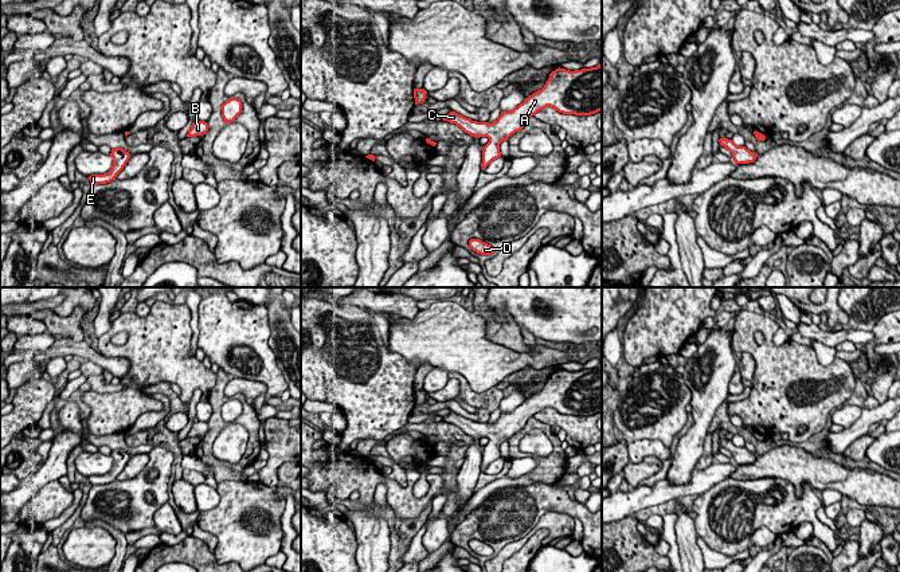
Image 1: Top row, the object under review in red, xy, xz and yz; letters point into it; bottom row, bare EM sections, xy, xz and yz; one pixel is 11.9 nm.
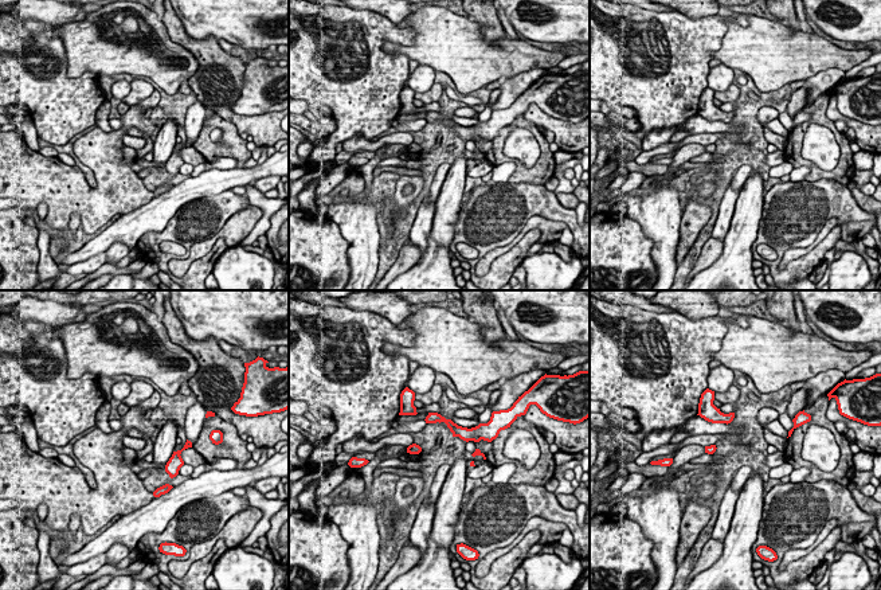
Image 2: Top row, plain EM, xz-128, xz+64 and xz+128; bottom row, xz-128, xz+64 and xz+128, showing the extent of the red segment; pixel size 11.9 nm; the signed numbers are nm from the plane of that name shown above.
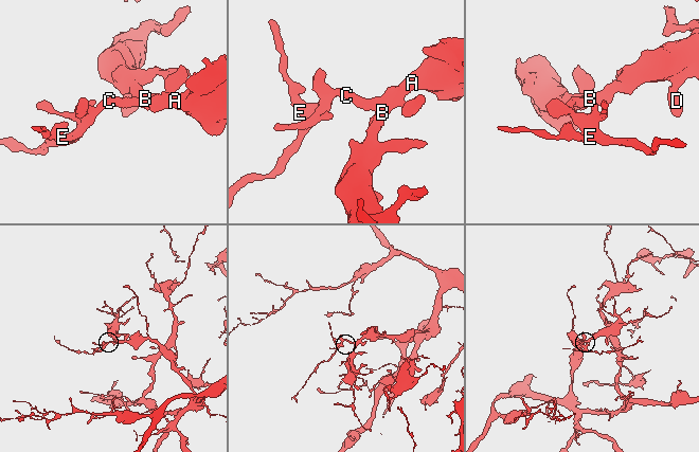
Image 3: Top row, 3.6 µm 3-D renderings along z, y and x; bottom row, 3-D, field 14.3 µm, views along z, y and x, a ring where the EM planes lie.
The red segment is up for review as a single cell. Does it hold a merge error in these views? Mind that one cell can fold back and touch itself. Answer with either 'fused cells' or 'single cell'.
single cell

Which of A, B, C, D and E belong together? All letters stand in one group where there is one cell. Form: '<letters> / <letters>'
A B C D E

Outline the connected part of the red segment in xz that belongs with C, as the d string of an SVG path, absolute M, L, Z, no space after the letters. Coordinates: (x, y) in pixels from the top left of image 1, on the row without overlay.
M602 367L575 372L556 369L541 391L525 399L513 411L501 412L492 424L471 422L455 412L450 412L442 420L455 424L470 436L489 439L484 447L481 463L481 467L486 469L493 461L501 458L500 444L523 431L528 419L547 407L559 414L575 416L591 416L600 412Z

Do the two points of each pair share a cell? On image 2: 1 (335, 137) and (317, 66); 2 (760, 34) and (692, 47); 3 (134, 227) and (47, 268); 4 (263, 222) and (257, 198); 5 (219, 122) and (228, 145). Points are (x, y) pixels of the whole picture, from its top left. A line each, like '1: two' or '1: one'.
1: one
2: two
3: two
4: one
5: one

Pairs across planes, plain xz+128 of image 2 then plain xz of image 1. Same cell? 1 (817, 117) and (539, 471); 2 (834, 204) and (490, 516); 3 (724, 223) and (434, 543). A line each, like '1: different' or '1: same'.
1: same
2: same
3: same

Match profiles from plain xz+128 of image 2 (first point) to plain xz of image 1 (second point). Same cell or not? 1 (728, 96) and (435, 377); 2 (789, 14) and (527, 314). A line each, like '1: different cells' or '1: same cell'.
1: different cells
2: different cells

